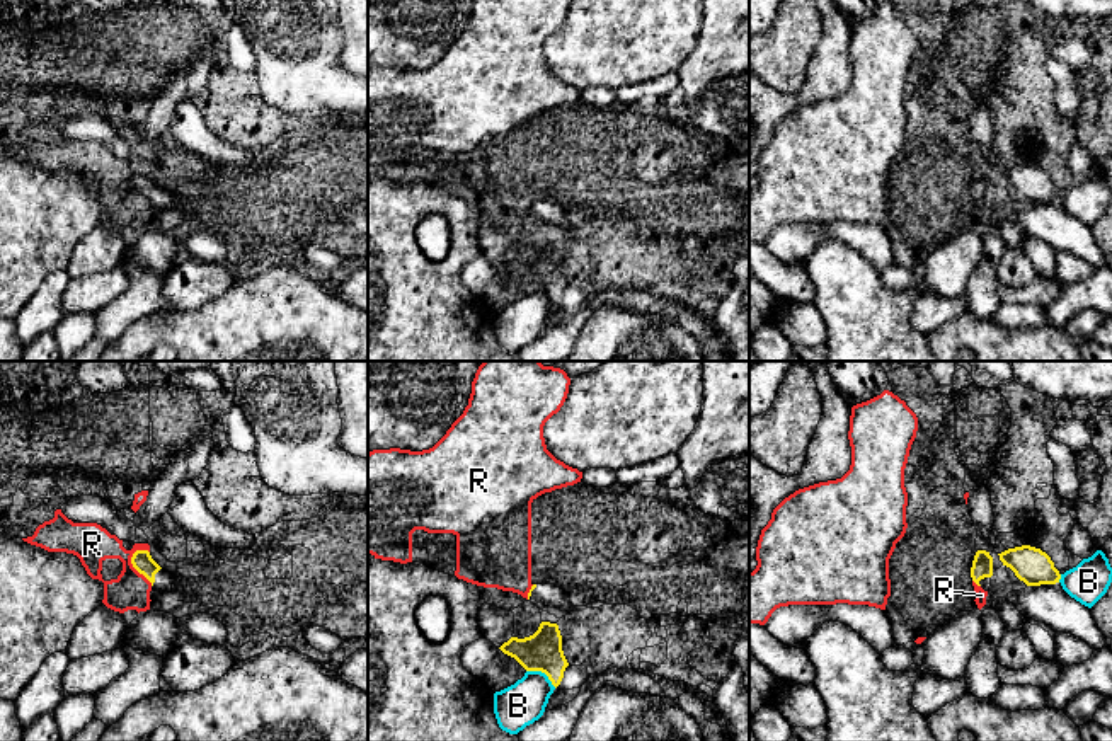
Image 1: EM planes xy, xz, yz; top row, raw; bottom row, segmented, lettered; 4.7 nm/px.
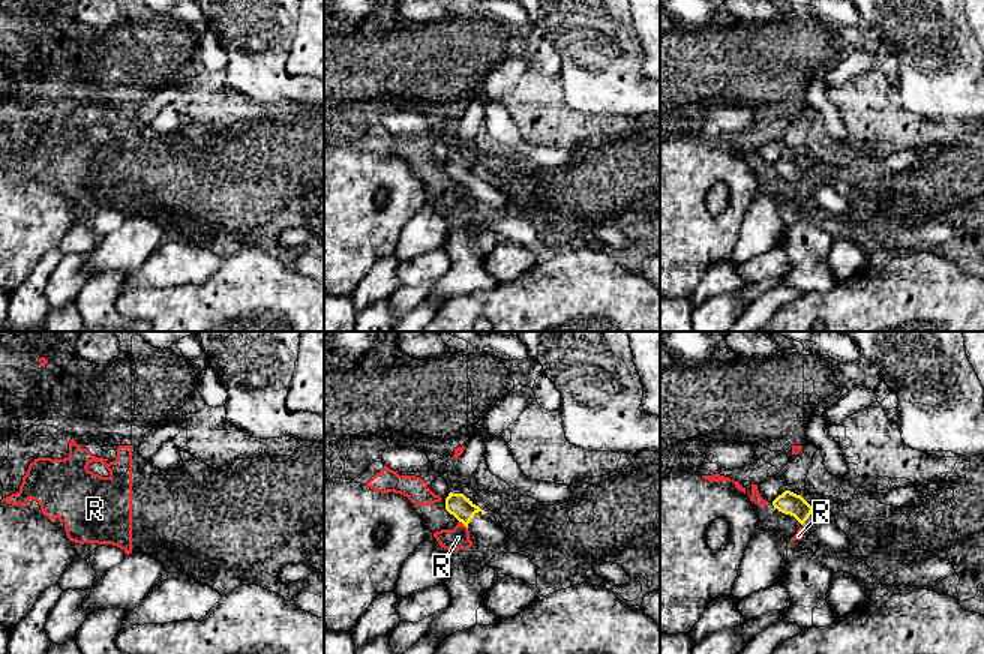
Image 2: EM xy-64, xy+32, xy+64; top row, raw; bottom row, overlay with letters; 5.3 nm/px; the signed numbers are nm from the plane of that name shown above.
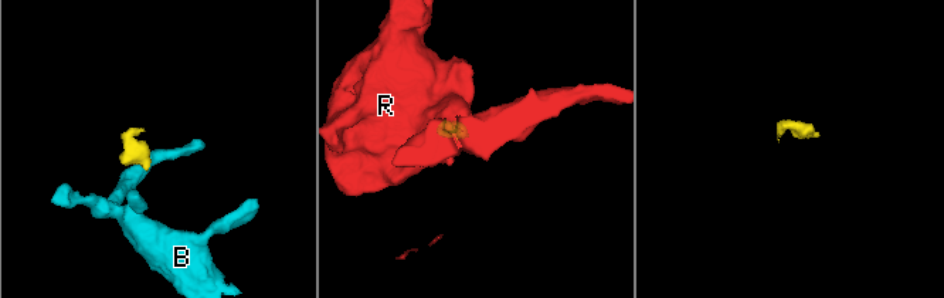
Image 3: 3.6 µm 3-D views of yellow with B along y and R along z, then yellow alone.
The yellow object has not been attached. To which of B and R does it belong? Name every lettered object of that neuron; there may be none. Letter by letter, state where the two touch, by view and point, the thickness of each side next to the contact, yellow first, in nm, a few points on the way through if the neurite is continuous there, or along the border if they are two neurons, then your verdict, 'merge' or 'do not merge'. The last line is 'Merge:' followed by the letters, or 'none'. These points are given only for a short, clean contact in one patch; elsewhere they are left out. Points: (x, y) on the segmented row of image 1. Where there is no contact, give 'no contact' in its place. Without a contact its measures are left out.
B: xz (542, 672) | 190/200 nm | along xz (527, 670), (540, 670), (556, 687) | do not merge
R: xy (135, 568) | 100/190 nm | along xy (137, 549), (131, 564), (152, 585) | do not merge
Merge: none

